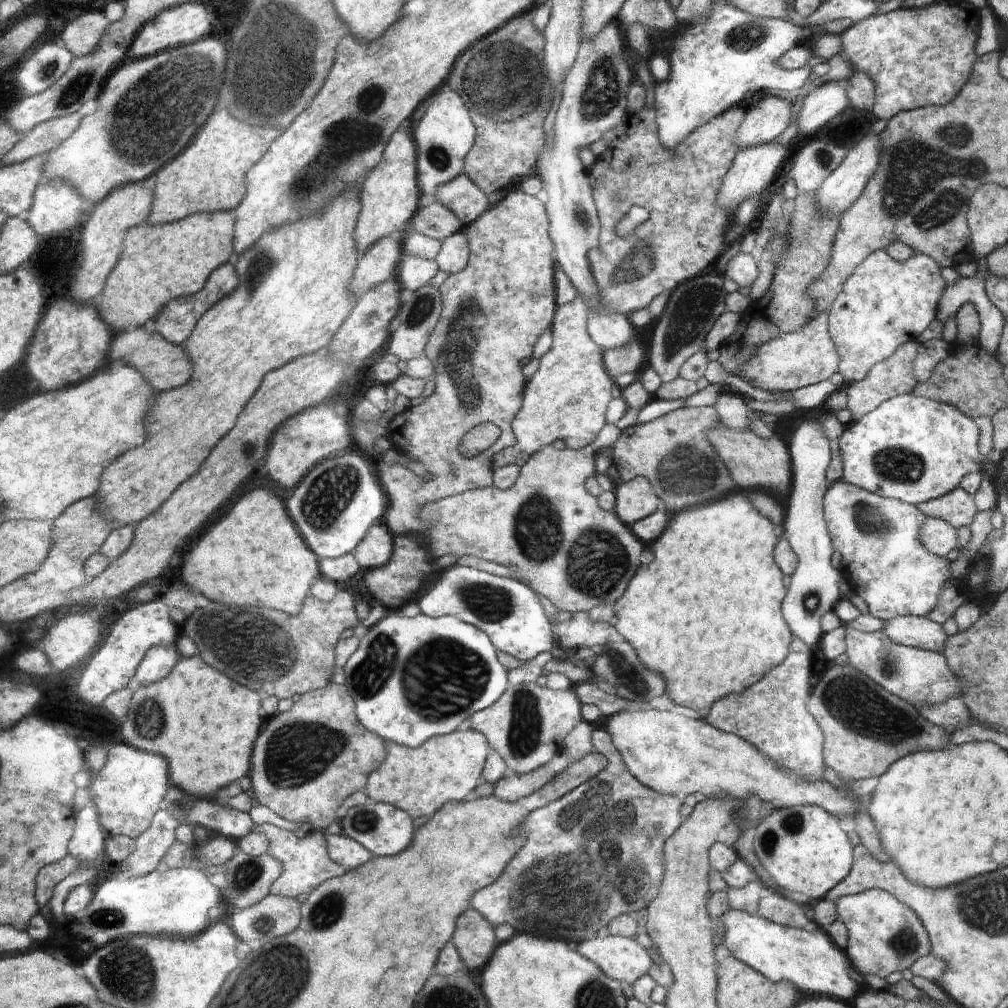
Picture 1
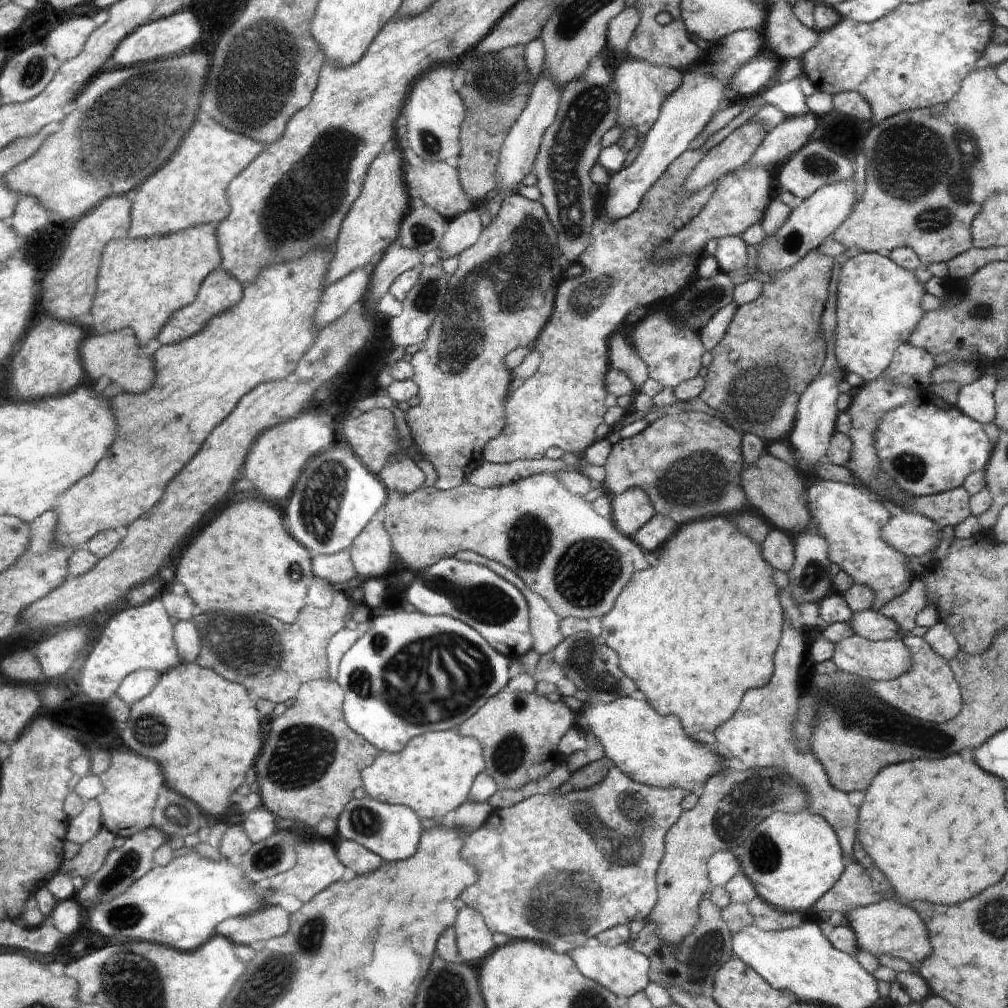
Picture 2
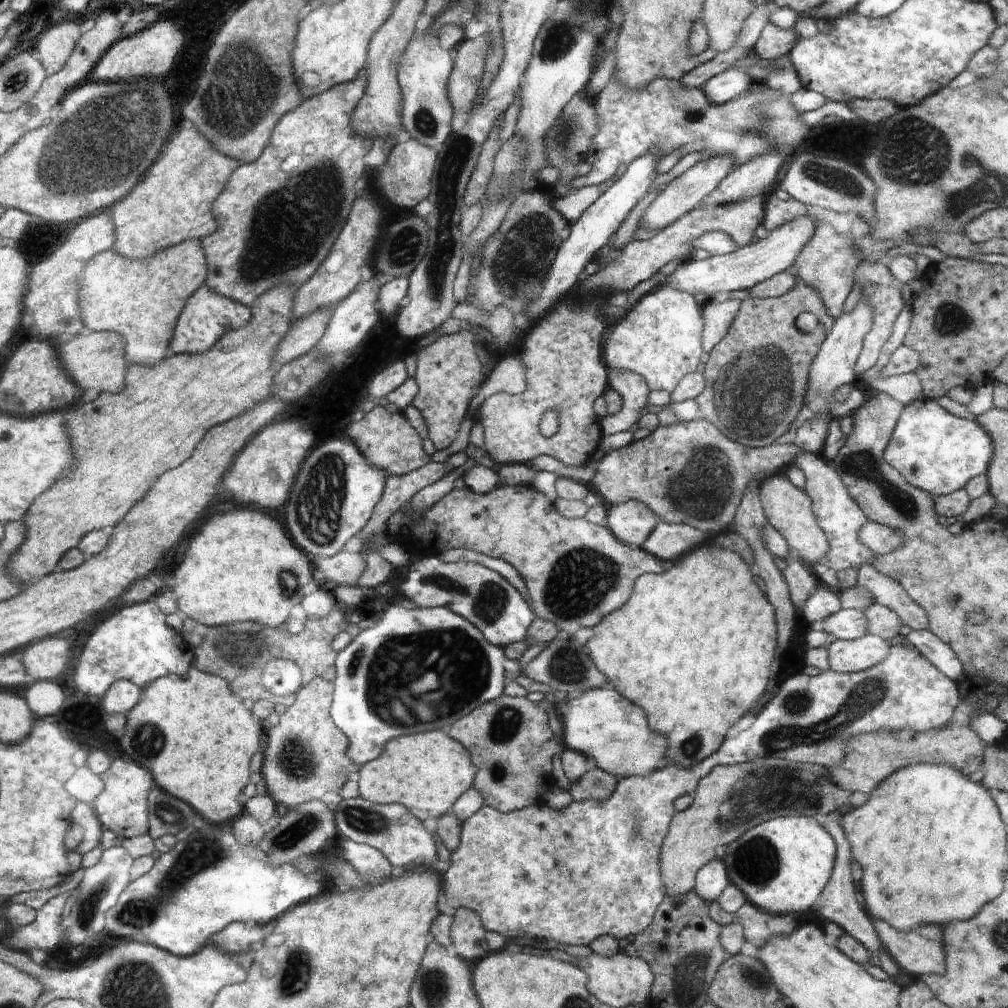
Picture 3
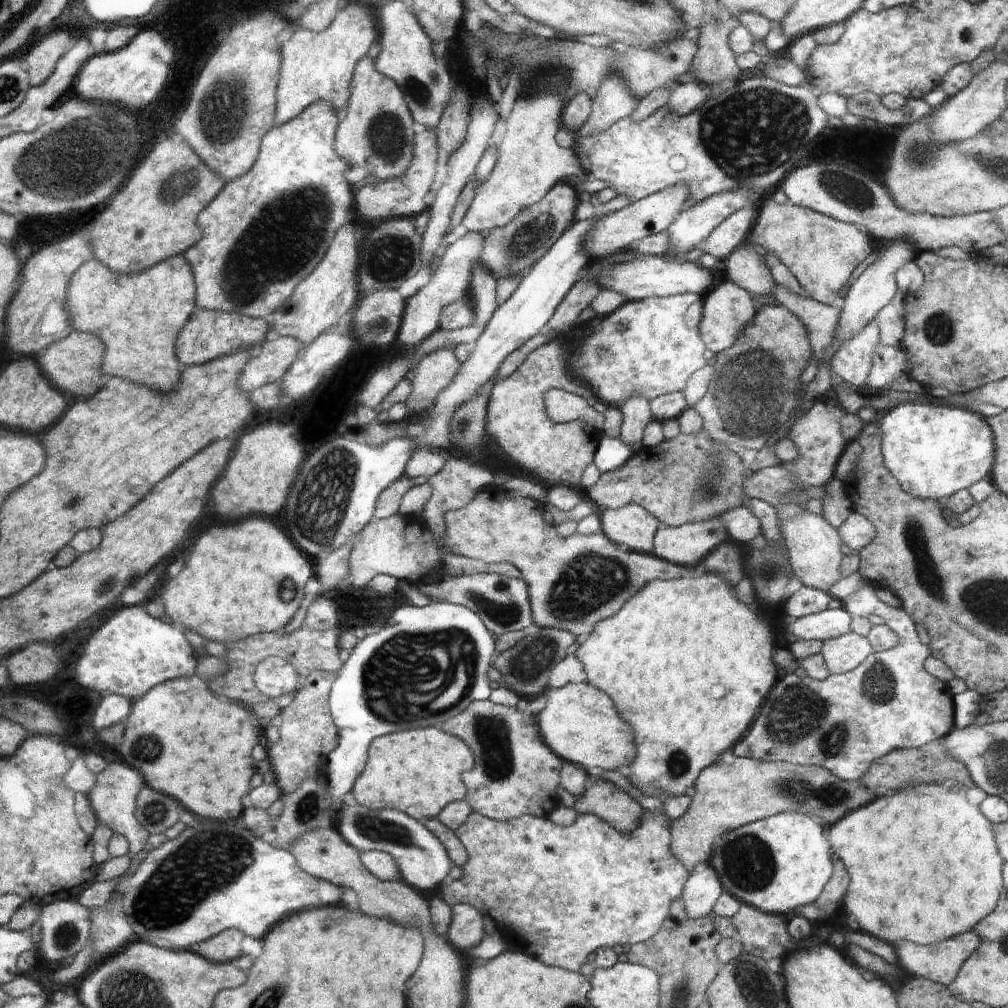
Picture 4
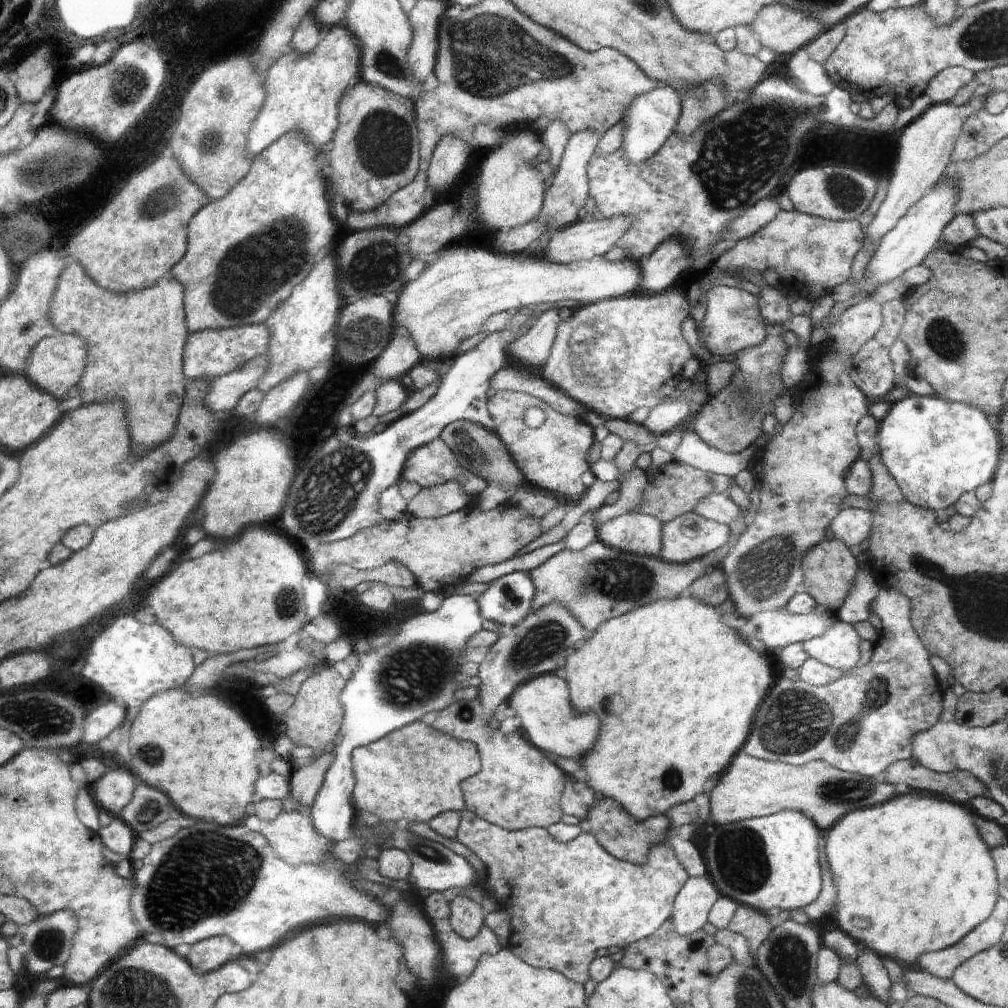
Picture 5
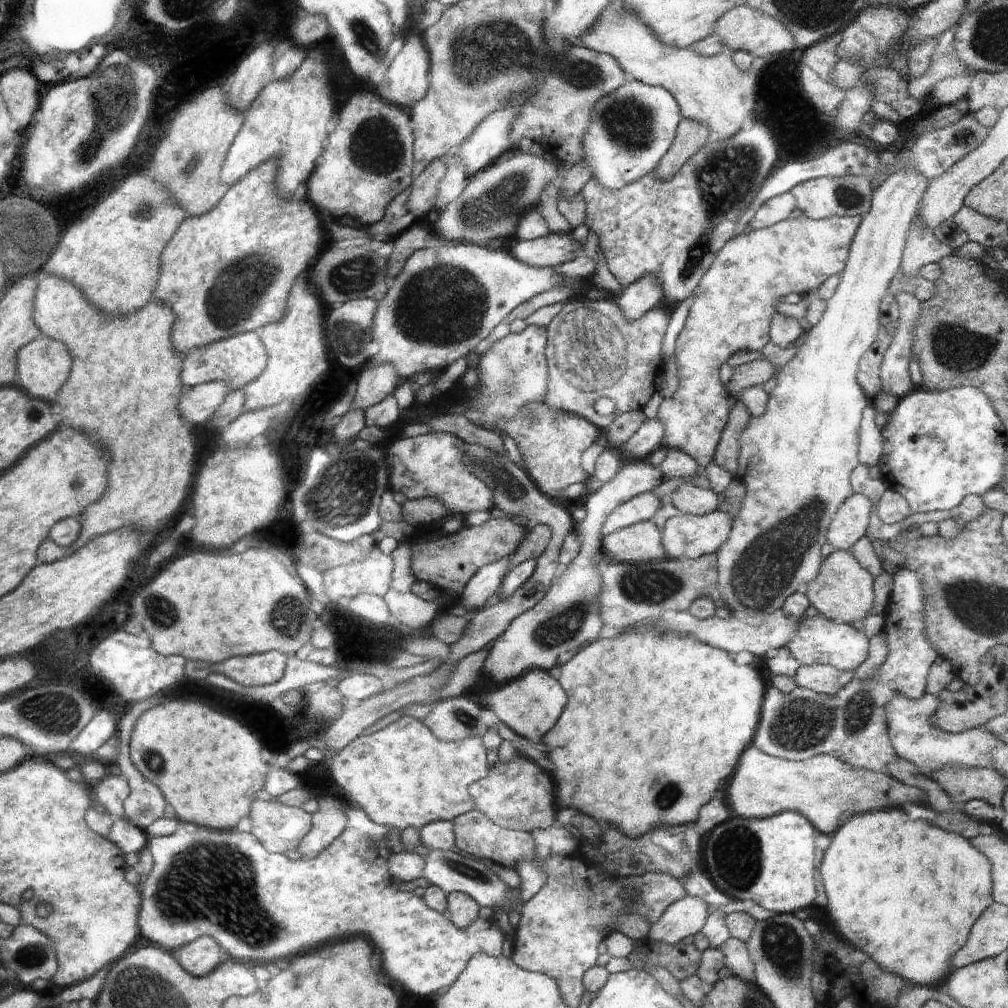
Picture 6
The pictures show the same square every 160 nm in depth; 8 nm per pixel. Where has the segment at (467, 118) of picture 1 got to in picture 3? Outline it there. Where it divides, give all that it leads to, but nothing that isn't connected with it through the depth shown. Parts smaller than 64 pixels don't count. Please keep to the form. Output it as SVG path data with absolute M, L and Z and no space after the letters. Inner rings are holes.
M425 32L415 35L416 38L411 38L405 54L401 55L401 68L398 74L403 93L403 130L408 132L412 139L438 150L452 134L454 123L454 112L448 90L450 72L453 72L452 56L448 50L440 48L438 38L426 35Z

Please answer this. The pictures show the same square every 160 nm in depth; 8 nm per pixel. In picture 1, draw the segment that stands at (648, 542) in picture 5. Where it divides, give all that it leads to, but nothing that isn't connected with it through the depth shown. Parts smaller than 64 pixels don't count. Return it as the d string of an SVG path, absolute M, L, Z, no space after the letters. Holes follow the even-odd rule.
M646 477L620 482L615 487L616 514L626 525L647 517L662 508L656 490Z

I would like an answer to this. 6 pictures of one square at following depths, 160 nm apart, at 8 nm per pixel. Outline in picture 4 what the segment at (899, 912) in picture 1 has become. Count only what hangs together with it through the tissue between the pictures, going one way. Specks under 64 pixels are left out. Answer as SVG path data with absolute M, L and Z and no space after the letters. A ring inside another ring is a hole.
M964 932L946 940L940 940L936 944L930 946L918 946L912 942L900 942L899 966L906 975L912 977L922 977L930 979L935 983L948 986L958 976L959 970L962 968L964 961L975 952L976 947L980 944L980 938L976 936L976 932Z

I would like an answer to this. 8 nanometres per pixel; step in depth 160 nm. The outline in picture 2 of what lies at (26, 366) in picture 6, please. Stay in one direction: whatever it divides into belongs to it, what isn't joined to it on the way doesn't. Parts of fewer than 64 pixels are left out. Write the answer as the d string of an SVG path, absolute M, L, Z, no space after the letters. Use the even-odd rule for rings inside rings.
M126 328L120 332L108 332L108 334L96 334L88 338L83 346L83 358L88 376L97 382L100 378L108 376L117 388L126 388L132 393L142 394L152 390L156 384L157 366L153 355L142 352L136 332Z

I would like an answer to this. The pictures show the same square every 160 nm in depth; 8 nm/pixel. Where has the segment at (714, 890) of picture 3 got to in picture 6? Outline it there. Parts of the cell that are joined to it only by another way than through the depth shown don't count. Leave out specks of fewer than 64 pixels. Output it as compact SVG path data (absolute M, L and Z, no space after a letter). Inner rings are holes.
M695 896L682 897L666 909L660 920L649 926L648 934L655 941L676 944L703 930L708 903Z

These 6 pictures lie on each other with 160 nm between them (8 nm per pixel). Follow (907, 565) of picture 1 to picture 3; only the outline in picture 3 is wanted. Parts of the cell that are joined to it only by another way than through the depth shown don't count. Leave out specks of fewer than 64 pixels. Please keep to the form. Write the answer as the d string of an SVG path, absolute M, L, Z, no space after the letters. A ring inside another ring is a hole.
M802 452L794 465L798 465L805 474L805 488L814 503L814 513L818 518L819 526L827 535L830 549L819 560L819 568L833 569L835 572L845 568L859 570L865 565L877 562L878 554L861 541L860 532L870 521L861 506L852 498L835 467L826 461L820 454Z

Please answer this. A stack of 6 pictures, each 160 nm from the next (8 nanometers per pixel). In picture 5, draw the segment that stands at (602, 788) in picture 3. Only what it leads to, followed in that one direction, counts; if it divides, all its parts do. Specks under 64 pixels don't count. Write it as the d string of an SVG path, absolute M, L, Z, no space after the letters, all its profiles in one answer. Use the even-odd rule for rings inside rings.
M602 796L592 804L592 808L589 807L588 814L582 820L579 820L577 825L581 828L581 832L595 834L600 844L612 856L631 863L642 864L645 863L651 848L656 843L665 840L671 821L666 814L659 814L643 821L637 821L614 798L604 798Z

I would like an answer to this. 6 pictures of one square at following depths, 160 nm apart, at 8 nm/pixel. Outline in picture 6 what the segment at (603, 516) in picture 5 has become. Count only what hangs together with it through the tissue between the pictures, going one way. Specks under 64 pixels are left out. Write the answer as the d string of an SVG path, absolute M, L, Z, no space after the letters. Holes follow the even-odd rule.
M653 493L637 494L607 514L601 533L606 536L631 524L650 521L660 507L660 499Z

